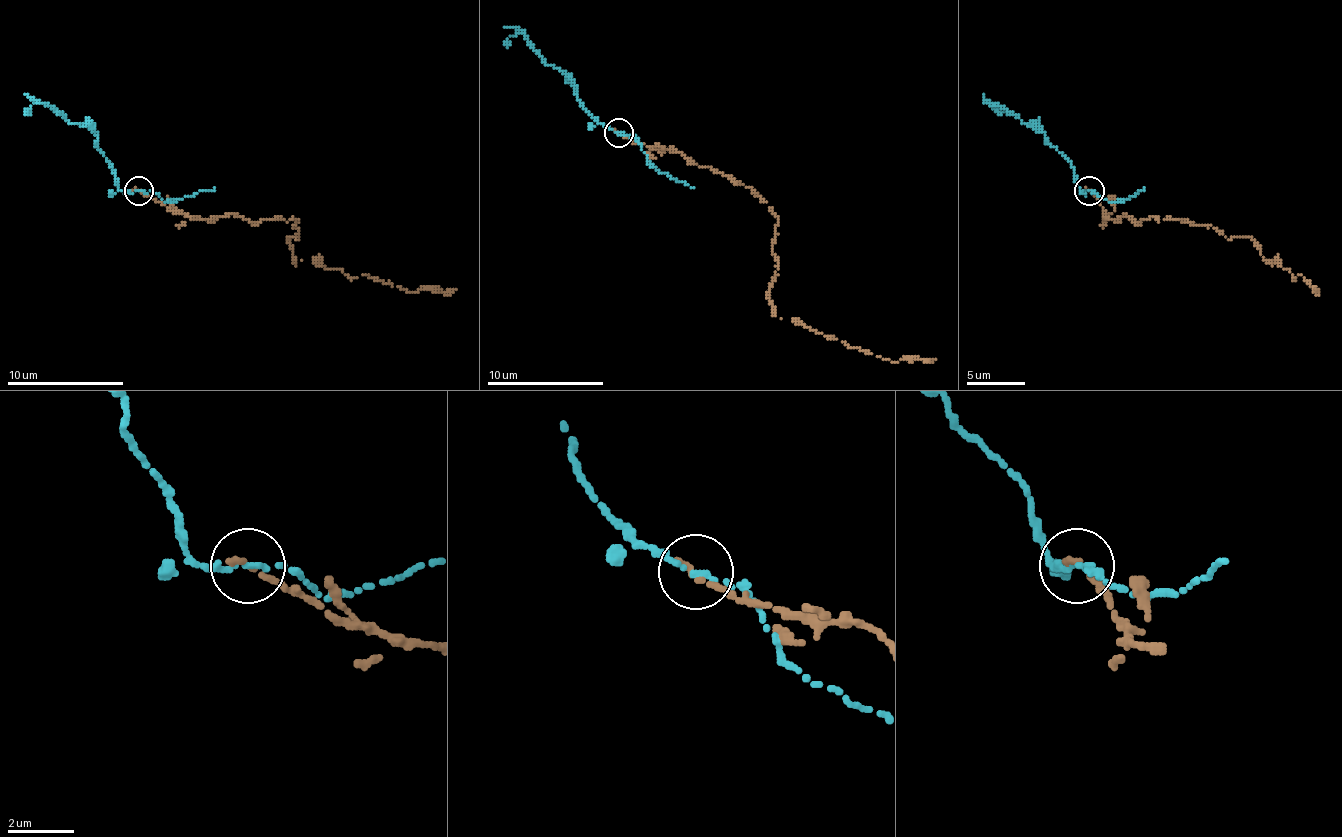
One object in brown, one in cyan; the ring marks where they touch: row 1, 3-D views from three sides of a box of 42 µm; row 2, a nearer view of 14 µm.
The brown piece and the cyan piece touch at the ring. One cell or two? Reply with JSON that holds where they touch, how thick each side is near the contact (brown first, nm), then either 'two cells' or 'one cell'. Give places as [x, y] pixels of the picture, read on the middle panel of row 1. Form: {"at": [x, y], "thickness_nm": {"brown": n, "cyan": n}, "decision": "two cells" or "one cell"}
{"at": [618, 133], "thickness_nm": {"brown": 200, "cyan": 150}, "decision": "one cell"}

